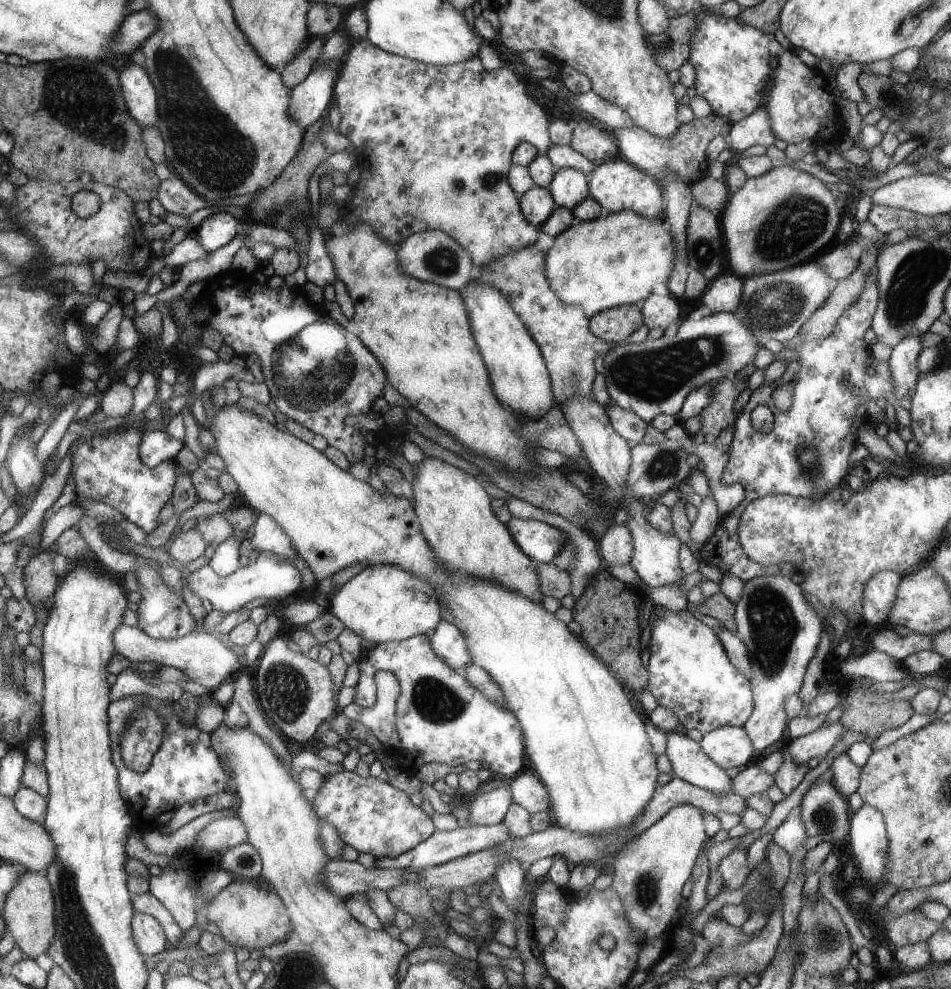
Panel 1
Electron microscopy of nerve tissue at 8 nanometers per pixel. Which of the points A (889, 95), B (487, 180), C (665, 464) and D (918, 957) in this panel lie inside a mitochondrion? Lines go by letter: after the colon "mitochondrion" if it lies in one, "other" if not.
A: mitochondrion
B: mitochondrion
C: mitochondrion
D: other

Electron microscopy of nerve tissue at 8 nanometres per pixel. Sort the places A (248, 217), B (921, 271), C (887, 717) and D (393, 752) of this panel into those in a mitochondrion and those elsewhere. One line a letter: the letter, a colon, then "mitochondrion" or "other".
A: other
B: mitochondrion
C: other
D: other

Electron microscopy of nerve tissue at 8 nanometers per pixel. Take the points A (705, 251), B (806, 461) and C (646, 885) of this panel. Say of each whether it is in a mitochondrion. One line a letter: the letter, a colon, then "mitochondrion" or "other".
A: mitochondrion
B: mitochondrion
C: mitochondrion

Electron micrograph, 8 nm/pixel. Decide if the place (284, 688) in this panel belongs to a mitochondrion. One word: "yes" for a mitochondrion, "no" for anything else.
yes

